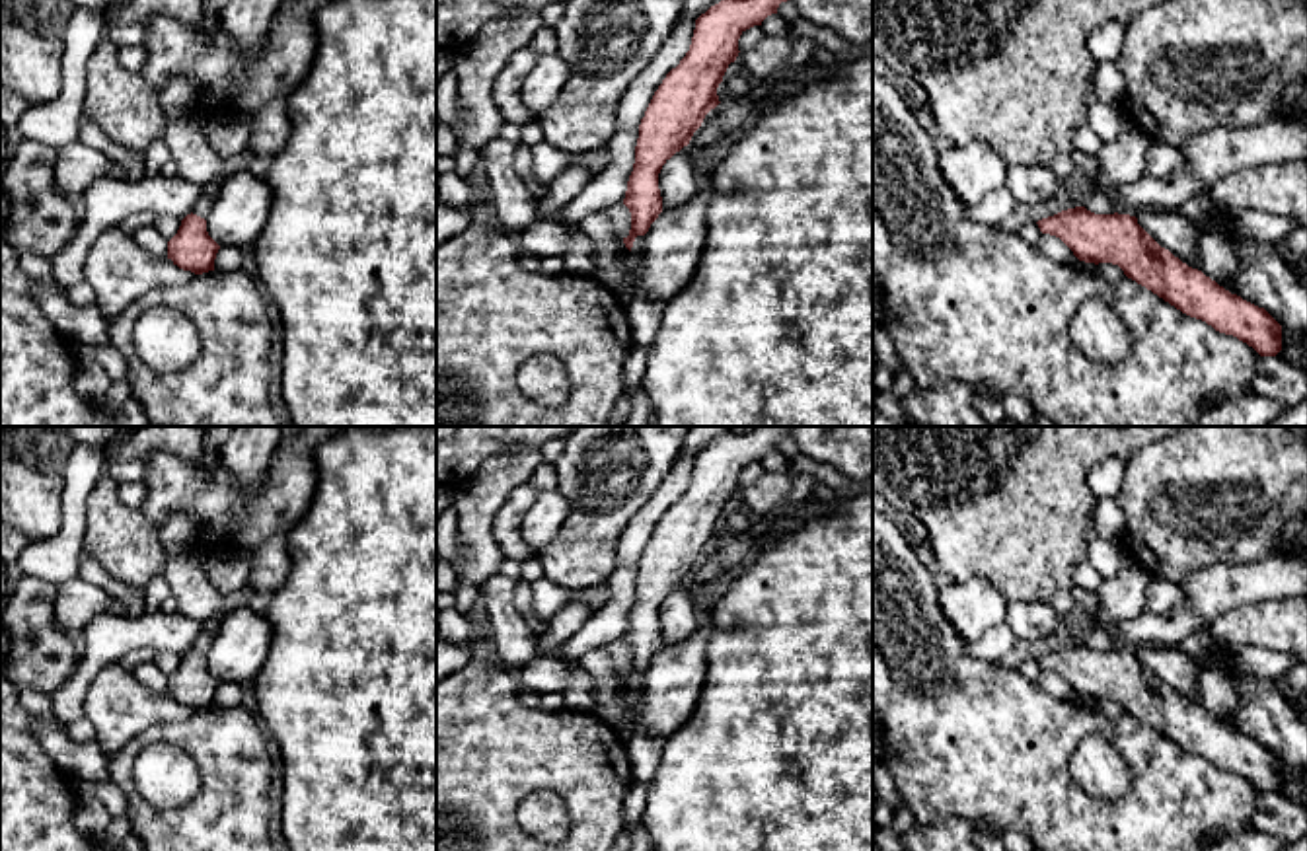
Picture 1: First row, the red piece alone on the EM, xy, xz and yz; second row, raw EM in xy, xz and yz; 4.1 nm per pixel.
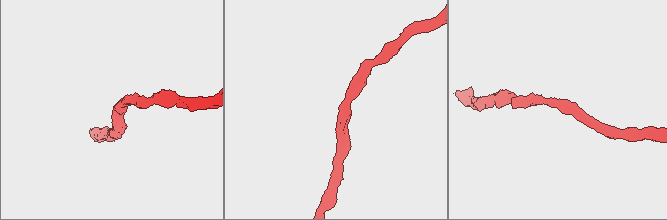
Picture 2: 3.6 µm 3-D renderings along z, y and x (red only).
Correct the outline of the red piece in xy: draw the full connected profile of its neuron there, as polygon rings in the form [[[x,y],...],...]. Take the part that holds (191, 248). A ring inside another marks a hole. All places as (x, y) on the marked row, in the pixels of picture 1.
[[[191,212],[168,241],[168,259],[183,271],[203,275],[214,271],[218,249],[220,245],[206,232],[206,220]]]

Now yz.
[[[1085,206],[1036,222],[1060,238],[1079,261],[1112,263],[1182,314],[1233,335],[1260,356],[1282,351],[1282,325],[1264,310],[1231,294],[1202,271],[1161,247],[1130,214],[1095,214]]]

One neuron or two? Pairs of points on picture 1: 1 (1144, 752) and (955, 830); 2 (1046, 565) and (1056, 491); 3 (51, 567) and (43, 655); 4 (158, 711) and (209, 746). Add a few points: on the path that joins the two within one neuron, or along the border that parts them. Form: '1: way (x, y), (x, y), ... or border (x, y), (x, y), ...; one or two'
1: border (972, 822), (943, 818), (924, 824); two
2: way (1046, 548), (1046, 509); one
3: border (22, 573), (47, 579), (53, 585); two
4: border (197, 711), (182, 721), (149, 725), (133, 739); two

